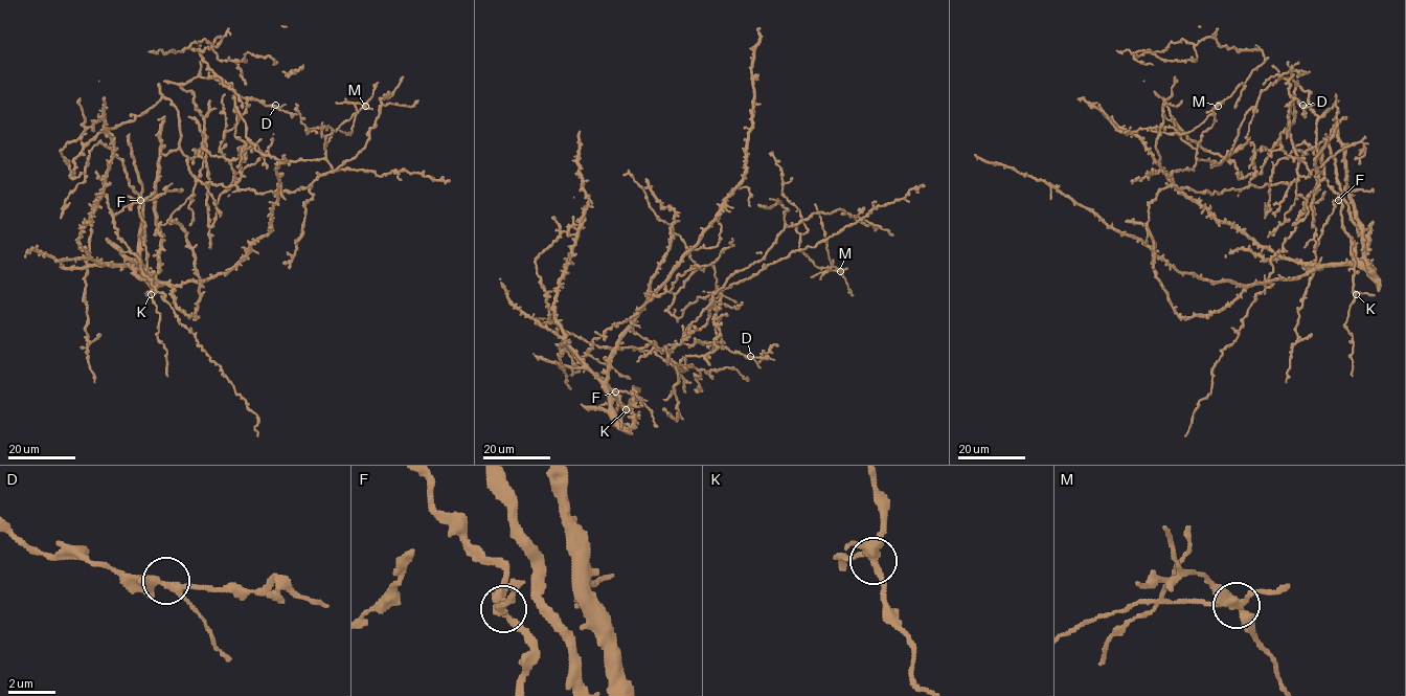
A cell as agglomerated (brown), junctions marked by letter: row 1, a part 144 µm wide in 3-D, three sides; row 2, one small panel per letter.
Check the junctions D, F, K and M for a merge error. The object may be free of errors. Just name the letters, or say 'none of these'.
M

